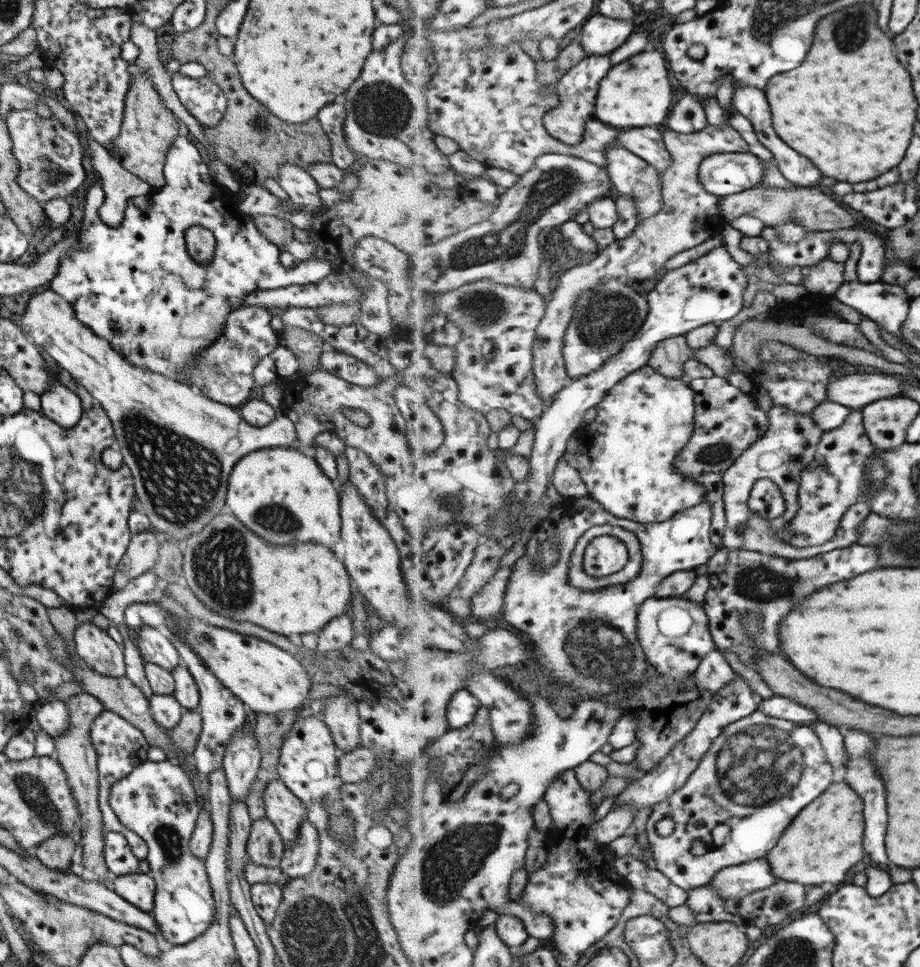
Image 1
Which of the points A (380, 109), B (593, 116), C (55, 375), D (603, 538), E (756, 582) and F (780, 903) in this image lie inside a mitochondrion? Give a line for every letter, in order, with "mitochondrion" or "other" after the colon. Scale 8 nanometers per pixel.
A: mitochondrion
B: other
C: other
D: mitochondrion
E: mitochondrion
F: mitochondrion

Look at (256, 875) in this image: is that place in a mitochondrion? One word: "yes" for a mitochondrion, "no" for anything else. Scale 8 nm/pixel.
no

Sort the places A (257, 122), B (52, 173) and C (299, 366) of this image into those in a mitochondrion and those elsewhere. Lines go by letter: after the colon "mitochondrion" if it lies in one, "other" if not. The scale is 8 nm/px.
A: mitochondrion
B: mitochondrion
C: other

